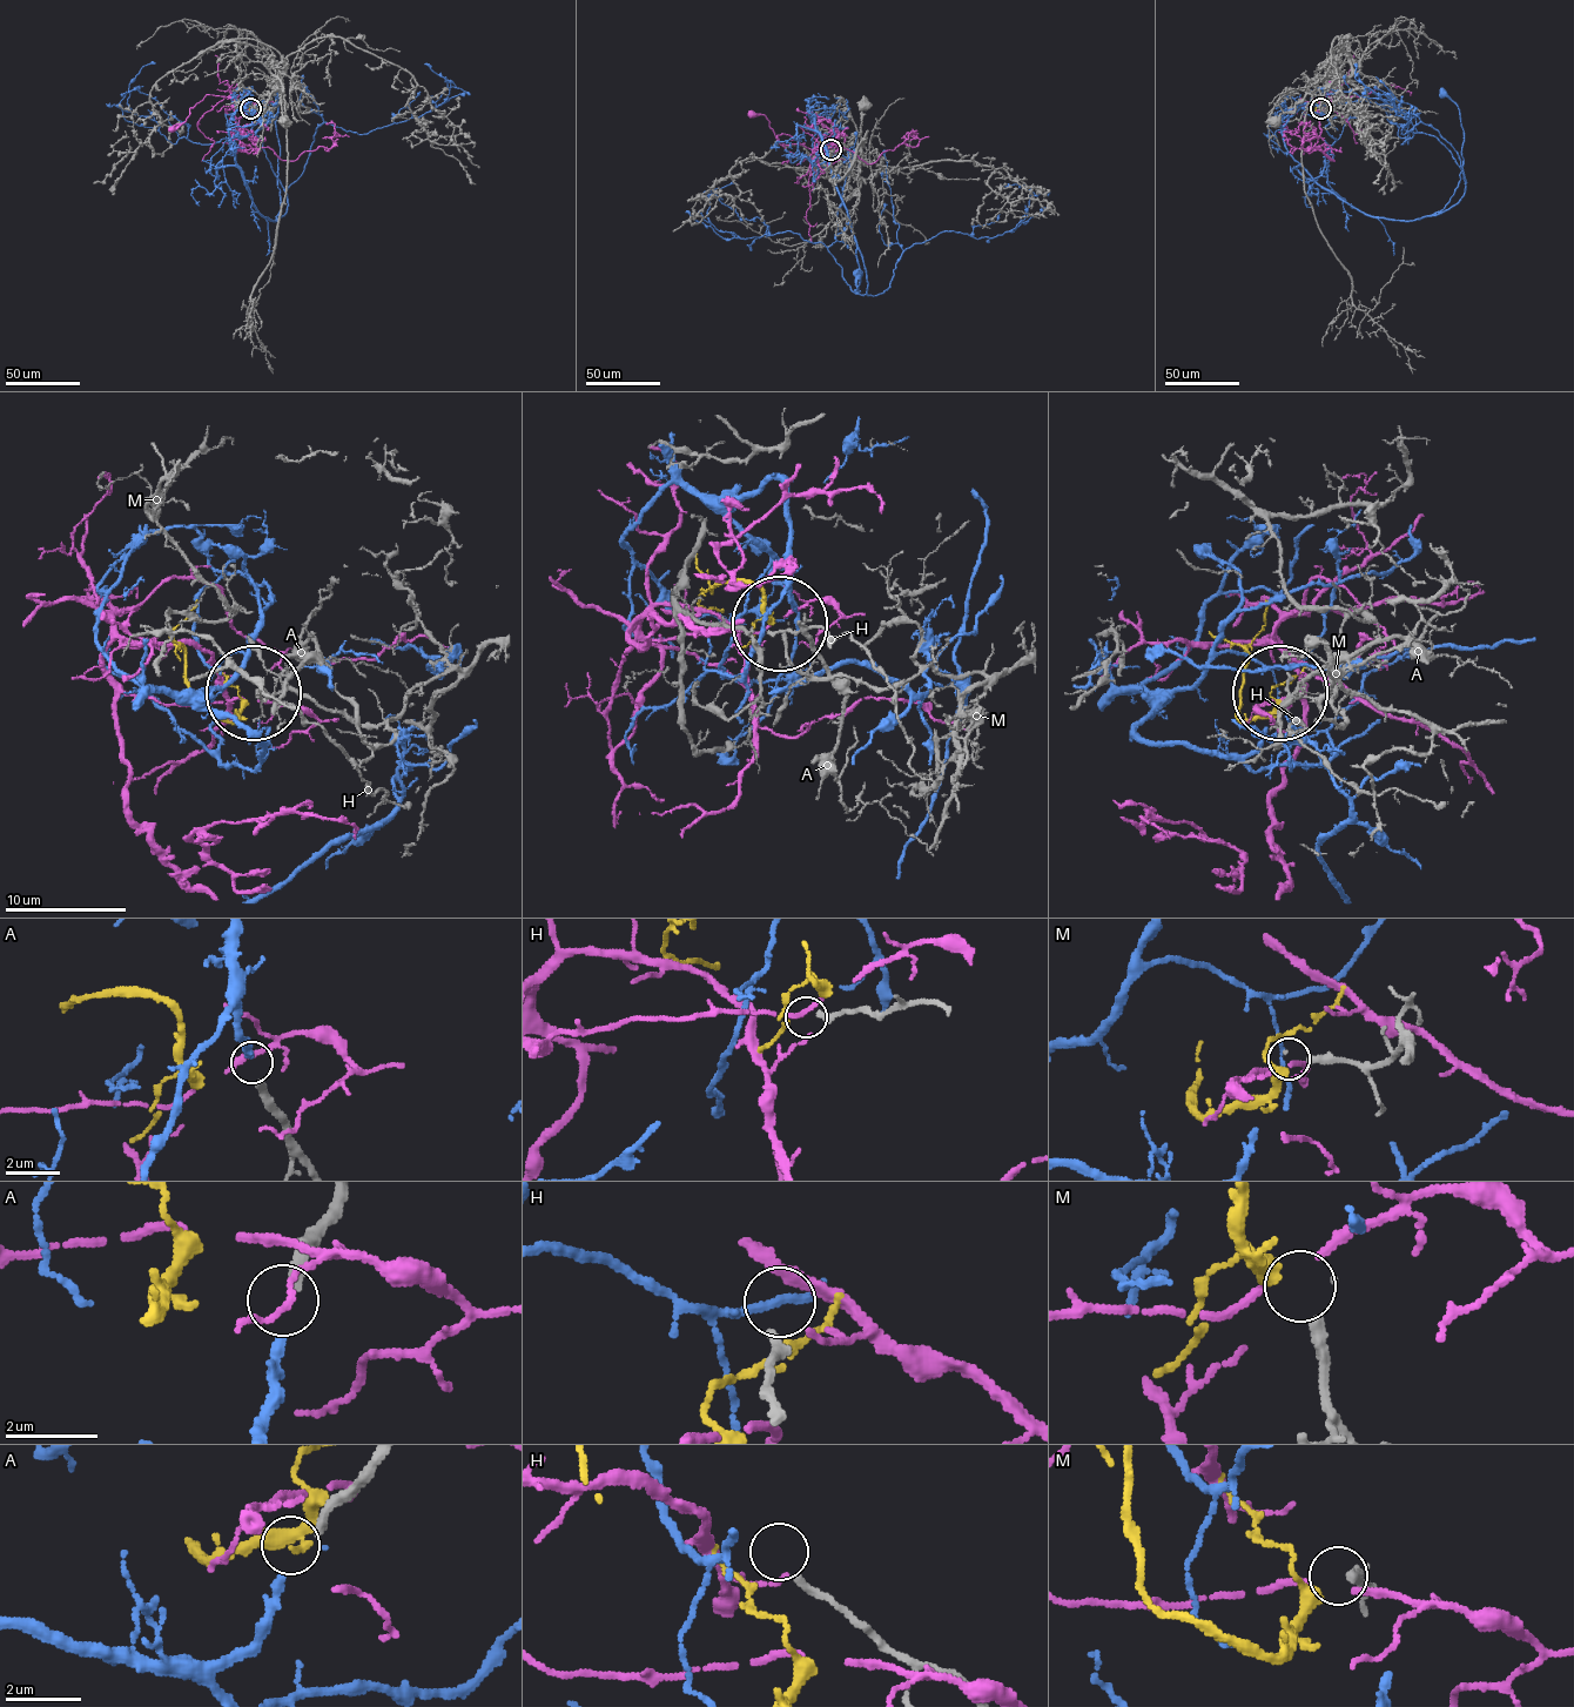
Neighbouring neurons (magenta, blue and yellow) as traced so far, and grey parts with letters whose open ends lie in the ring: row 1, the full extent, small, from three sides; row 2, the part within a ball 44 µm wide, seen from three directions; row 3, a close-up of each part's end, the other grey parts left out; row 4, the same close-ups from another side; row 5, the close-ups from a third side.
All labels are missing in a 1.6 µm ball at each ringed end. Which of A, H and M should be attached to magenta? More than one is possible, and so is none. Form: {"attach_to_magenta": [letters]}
{"attach_to_magenta": []}

